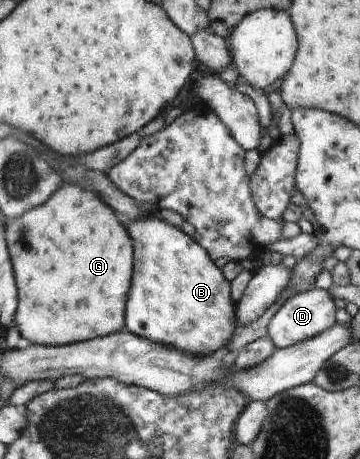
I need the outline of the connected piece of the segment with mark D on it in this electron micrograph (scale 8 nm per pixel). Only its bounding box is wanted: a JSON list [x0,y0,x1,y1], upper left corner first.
[266,287,338,349]

